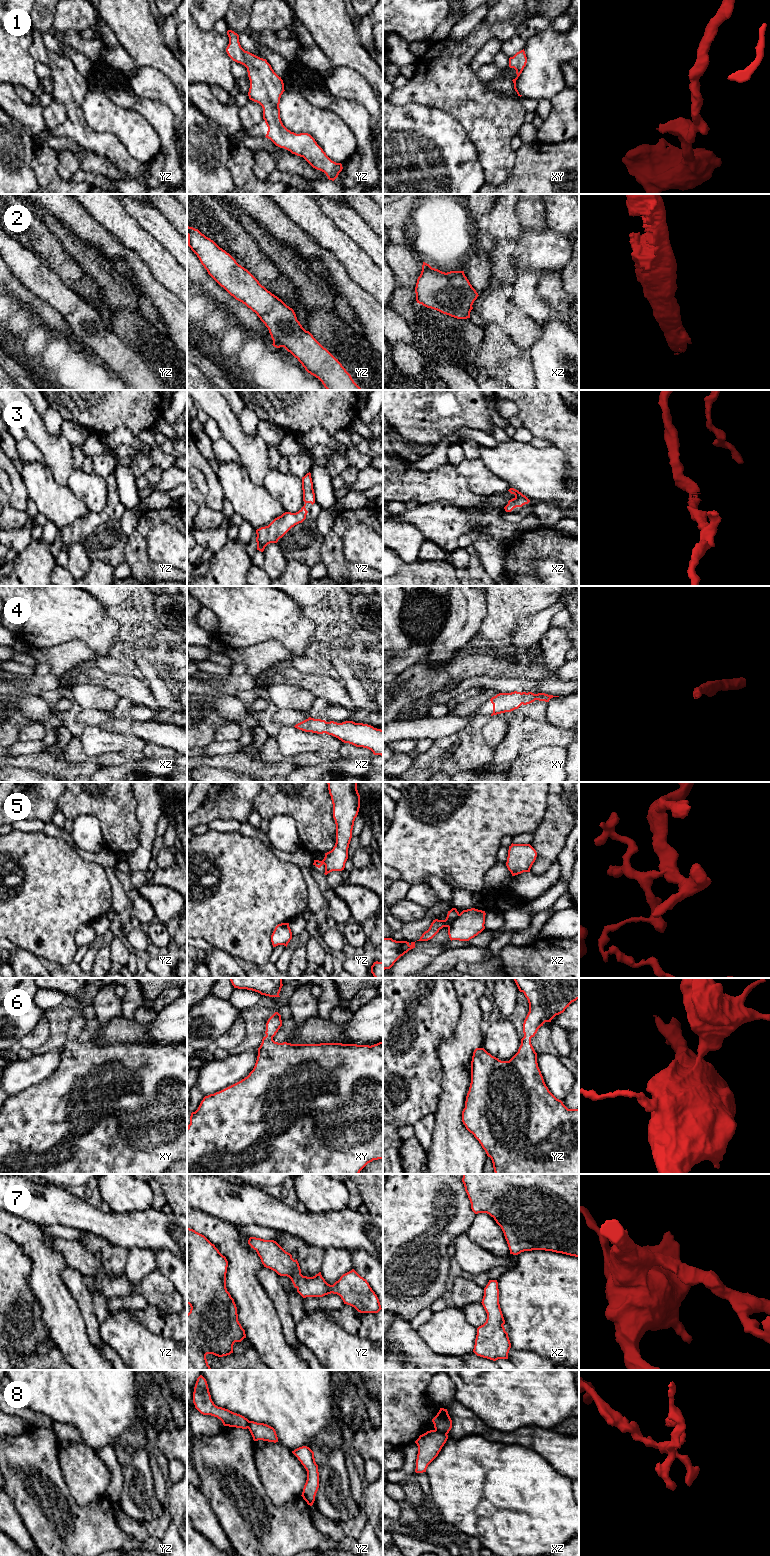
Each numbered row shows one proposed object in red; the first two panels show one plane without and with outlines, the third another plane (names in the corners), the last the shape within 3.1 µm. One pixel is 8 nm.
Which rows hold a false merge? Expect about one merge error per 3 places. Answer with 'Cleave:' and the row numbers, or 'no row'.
Cleave: 5, 8

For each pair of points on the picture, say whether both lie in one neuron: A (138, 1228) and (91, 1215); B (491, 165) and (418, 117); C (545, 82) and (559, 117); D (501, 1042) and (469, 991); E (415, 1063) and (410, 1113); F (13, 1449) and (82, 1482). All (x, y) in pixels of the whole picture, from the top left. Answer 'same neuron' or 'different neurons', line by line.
A: same neuron
B: different neurons
C: different neurons
D: different neurons
E: same neuron
F: different neurons

